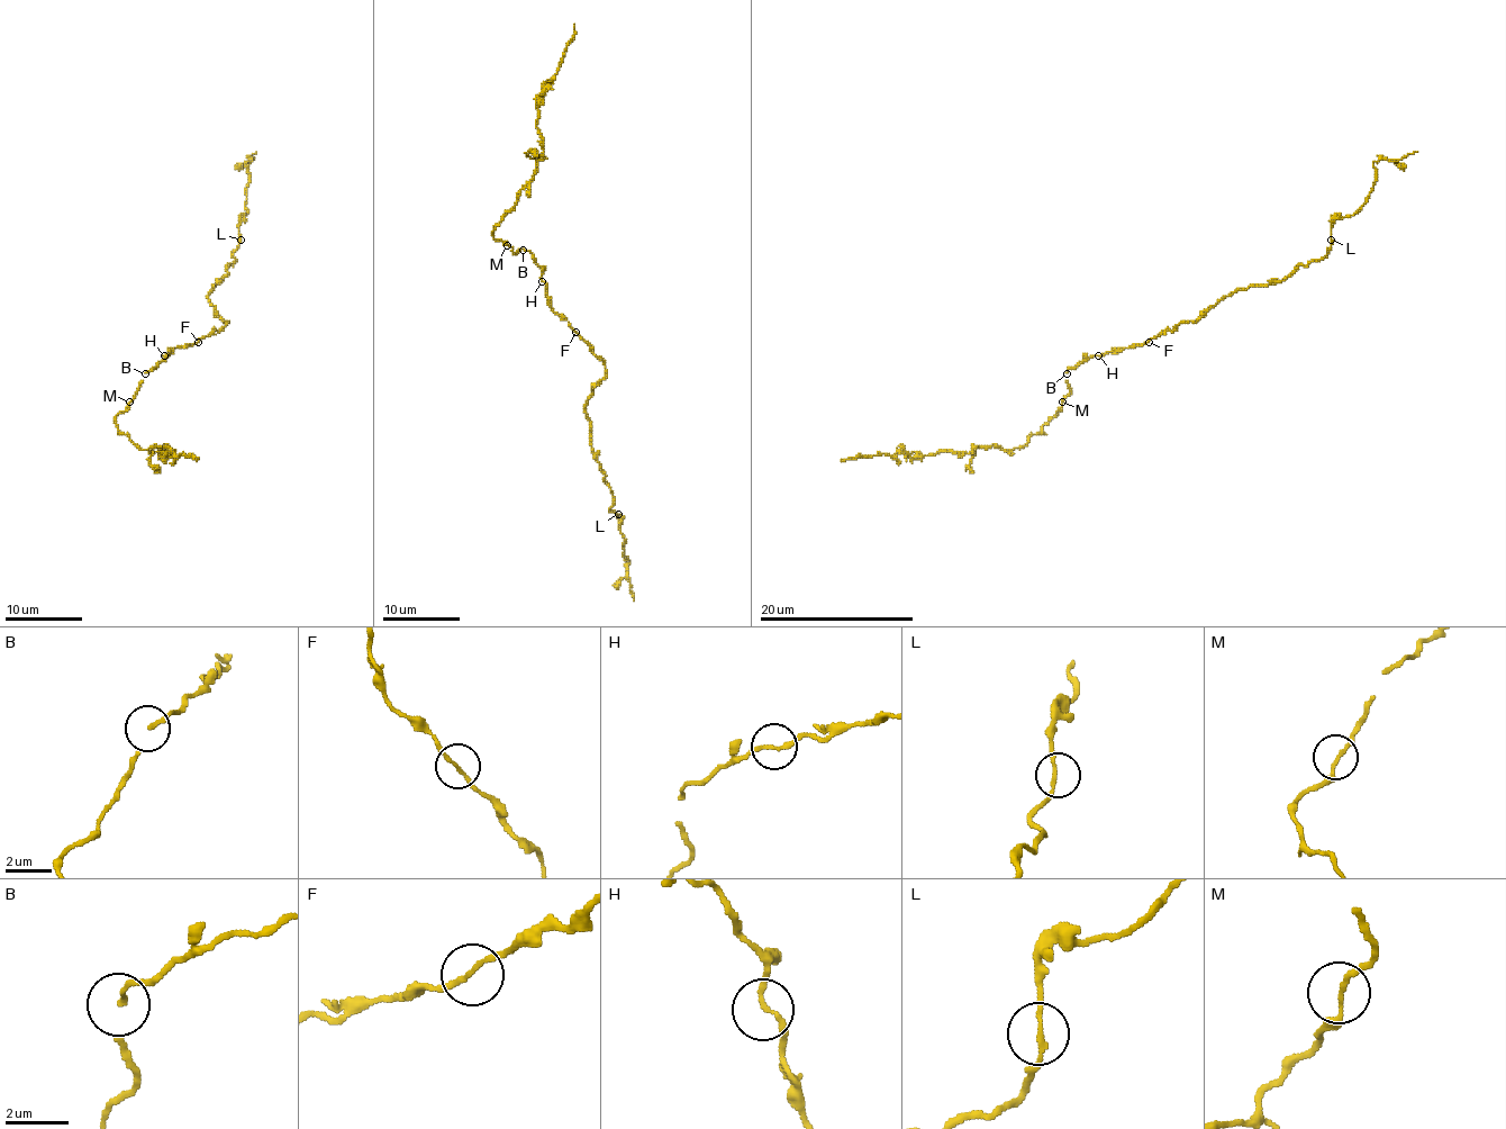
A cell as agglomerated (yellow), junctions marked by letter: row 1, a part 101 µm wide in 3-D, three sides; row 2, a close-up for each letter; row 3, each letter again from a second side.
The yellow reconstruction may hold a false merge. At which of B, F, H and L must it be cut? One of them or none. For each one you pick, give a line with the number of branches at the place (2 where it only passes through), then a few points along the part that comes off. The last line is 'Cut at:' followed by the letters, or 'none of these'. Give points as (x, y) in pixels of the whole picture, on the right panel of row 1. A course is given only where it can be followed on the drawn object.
Cut at: none of these

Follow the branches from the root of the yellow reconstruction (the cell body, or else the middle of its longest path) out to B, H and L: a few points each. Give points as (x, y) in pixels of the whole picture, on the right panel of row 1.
B: (1136, 345), (1090, 355), (1066, 372)
H: (1136, 345), (1116, 348), (1098, 355)
L: (1136, 345), (1181, 323), (1196, 321), (1225, 296), (1285, 280), (1300, 265), (1321, 259), (1331, 240)

